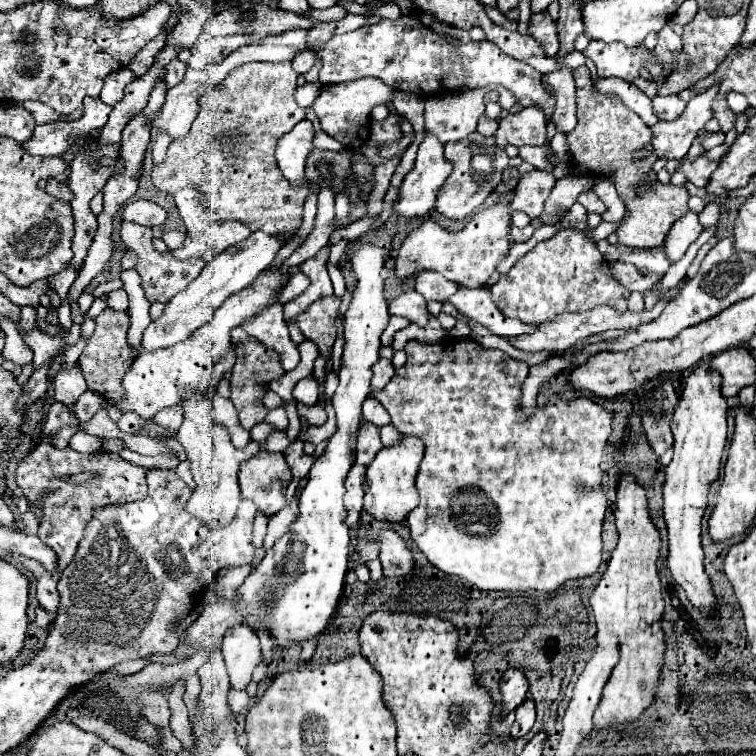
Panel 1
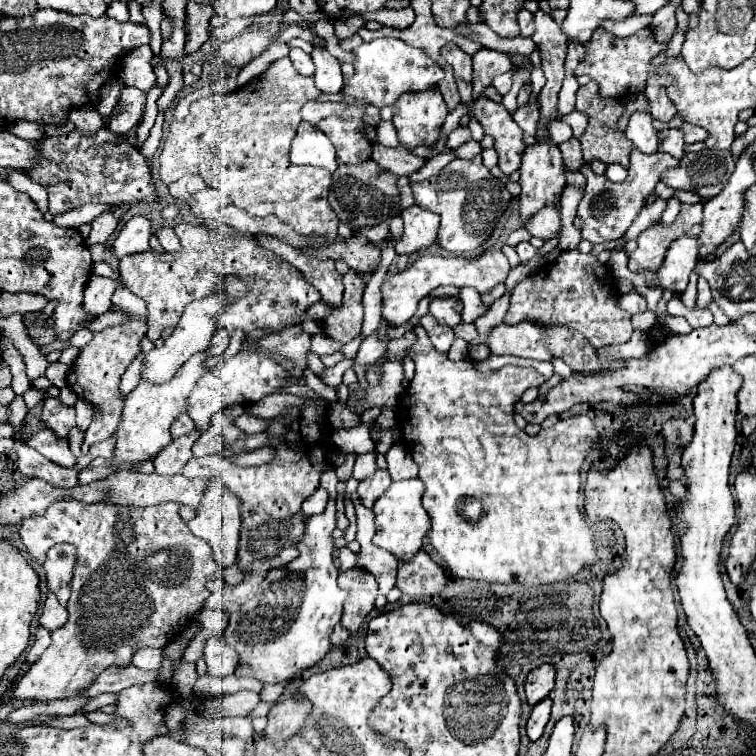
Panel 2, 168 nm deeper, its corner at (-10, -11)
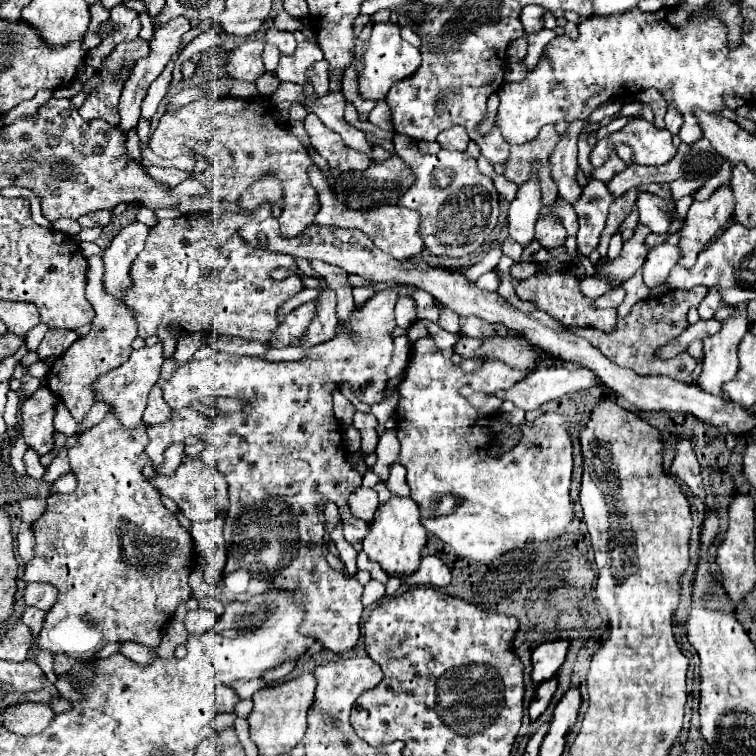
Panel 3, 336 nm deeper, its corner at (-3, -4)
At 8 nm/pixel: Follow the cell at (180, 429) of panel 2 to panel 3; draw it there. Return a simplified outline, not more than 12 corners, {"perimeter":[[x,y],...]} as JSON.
{"perimeter":[[152,388],[144,410],[146,424],[162,424],[170,416],[162,390]]}

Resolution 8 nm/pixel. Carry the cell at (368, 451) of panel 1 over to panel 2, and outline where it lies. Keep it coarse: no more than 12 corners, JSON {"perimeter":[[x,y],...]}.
{"perimeter":[[387,469],[365,477],[357,489],[363,505],[371,509],[377,495],[391,485]]}

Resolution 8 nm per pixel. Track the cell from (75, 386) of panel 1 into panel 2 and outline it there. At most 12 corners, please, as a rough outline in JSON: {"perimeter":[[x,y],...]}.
{"perimeter":[[47,397],[41,421],[59,437],[75,427],[75,407]]}

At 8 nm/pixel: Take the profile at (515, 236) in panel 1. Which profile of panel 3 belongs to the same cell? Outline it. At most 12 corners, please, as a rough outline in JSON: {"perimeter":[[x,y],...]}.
{"perimeter":[[510,238],[502,242],[502,254],[520,262],[522,250],[520,244]]}

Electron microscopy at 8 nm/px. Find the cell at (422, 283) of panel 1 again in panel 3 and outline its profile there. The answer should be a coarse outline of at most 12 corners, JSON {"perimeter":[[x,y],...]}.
{"perimeter":[[416,290],[418,320],[438,322],[438,308],[428,292]]}

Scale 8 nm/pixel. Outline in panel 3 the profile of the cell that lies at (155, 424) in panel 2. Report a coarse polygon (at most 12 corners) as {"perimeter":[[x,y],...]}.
{"perimeter":[[108,414],[78,486],[32,524],[38,646],[156,650],[192,590],[190,534]]}

